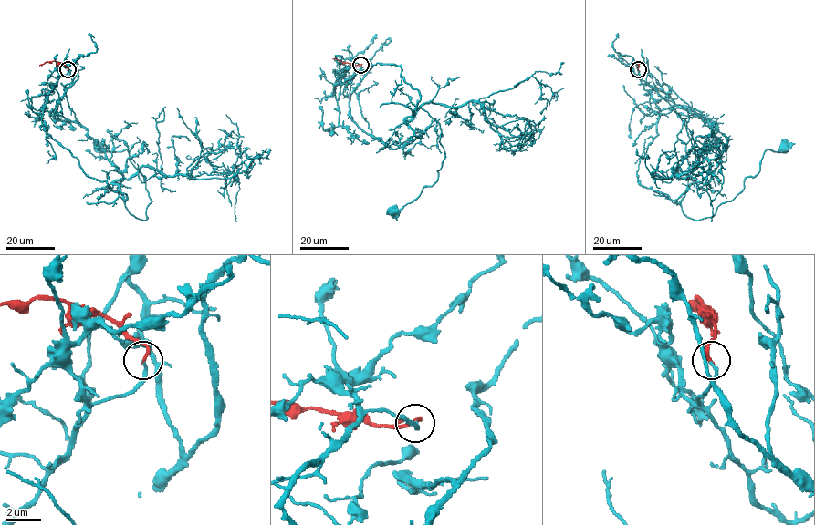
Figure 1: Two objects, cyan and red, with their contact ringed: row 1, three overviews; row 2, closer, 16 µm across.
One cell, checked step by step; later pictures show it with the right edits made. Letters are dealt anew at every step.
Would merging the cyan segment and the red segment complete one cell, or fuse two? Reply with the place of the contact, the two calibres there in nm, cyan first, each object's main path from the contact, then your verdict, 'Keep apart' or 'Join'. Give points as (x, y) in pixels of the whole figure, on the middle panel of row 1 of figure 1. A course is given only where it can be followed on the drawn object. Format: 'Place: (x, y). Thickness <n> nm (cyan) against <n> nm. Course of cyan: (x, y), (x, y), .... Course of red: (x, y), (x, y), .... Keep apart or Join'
Place: (360, 65). Thickness 170 nm (cyan) against 190 nm. Course of cyan: (360, 65), (333, 86), (398, 65), (419, 93), (412, 110), (441, 130), (437, 180), (392, 209). Course of red: (360, 65), (332, 59). Join

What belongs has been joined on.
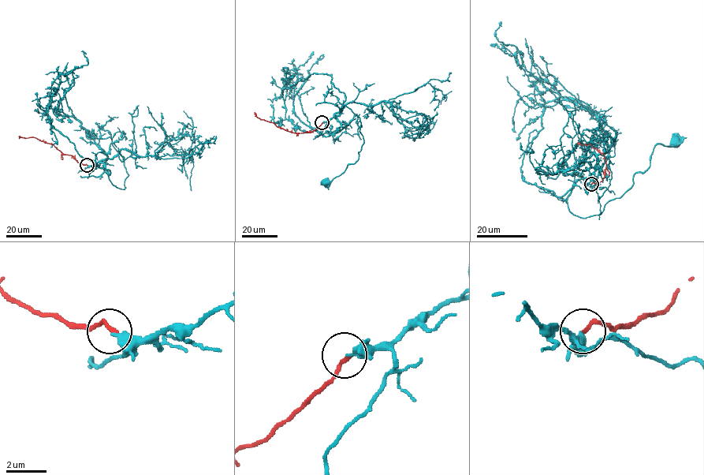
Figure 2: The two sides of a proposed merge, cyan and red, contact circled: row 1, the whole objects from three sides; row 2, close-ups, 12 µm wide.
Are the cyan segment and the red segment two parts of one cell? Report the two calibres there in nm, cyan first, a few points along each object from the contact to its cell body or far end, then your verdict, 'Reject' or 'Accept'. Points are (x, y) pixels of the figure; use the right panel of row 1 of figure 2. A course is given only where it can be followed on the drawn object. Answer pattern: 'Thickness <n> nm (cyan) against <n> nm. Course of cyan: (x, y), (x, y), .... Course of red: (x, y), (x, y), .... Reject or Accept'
Thickness 320 nm (cyan) against 200 nm. Course of cyan: (591, 184), (578, 180), (567, 197), (576, 215), (600, 214), (649, 166), (657, 143), (673, 141). Course of red: (591, 184), (601, 181), (604, 177), (605, 158), (590, 143), (586, 146), (576, 143). Accept

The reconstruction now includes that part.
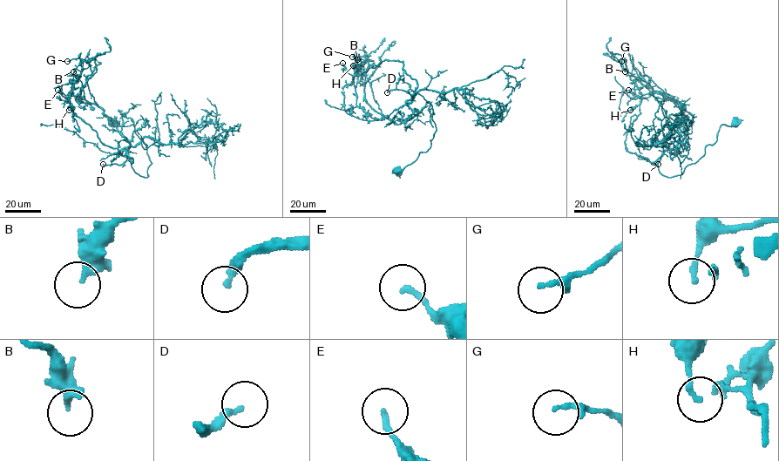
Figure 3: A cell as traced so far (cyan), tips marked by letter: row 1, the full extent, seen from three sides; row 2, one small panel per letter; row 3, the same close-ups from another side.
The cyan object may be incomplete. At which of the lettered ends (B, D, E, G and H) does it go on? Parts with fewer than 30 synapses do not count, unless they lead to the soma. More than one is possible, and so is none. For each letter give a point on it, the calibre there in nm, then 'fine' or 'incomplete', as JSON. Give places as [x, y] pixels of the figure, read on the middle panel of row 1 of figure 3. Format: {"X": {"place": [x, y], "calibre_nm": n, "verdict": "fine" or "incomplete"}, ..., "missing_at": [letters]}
{"B": {"place": [357, 59], "calibre_nm": 240, "verdict": "fine"}, "D": {"place": [387, 92], "calibre_nm": 200, "verdict": "incomplete"}, "E": {"place": [342, 63], "calibre_nm": 170, "verdict": "fine"}, "G": {"place": [352, 57], "calibre_nm": 150, "verdict": "fine"}, "H": {"place": [353, 65], "calibre_nm": 120, "verdict": "fine"}, "missing_at": ["D"]}

